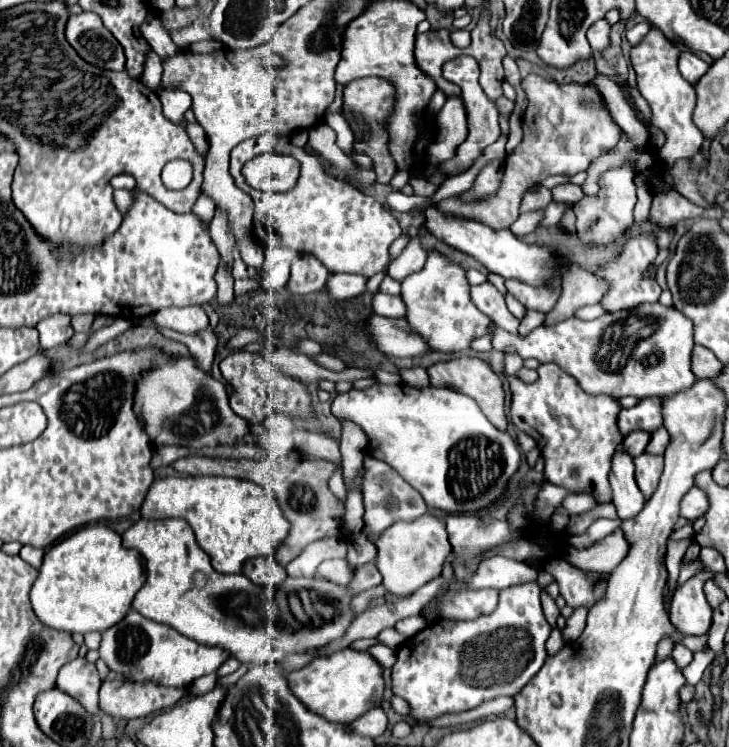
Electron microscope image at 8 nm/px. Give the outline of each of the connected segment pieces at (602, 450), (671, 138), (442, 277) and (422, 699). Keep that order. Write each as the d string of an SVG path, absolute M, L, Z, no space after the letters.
M543 363L537 369L539 379L535 383L523 383L517 377L507 377L513 401L511 401L511 421L515 427L531 435L545 457L545 479L563 485L569 491L595 489L599 499L607 503L611 499L609 471L611 455L621 443L623 435L617 429L619 403L609 395L589 395L577 381L565 373L555 363Z
M655 29L649 31L641 45L631 49L631 65L637 73L637 89L651 107L651 125L665 133L665 145L659 149L659 157L669 167L681 157L697 155L703 143L703 135L691 119L695 109L695 89L681 77L677 69L679 53L681 51Z
M435 249L427 253L425 267L419 273L409 275L401 283L401 299L407 307L405 319L409 327L423 337L423 341L429 345L429 351L441 349L463 351L469 349L469 343L473 339L489 333L491 319L473 305L463 267Z
M537 581L513 585L501 591L499 605L491 615L481 615L473 621L453 621L453 619L439 619L429 623L421 633L407 639L397 649L397 663L393 665L393 693L403 697L411 705L413 719L435 719L443 713L459 713L467 709L479 707L483 701L495 699L499 695L517 695L541 669L545 663L547 651L545 641L551 633L549 623L541 611L539 601L541 587Z

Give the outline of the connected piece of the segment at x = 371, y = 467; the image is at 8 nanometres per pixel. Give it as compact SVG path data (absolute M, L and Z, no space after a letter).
M365 455L363 471L365 471L365 479L363 479L365 515L363 515L363 521L365 521L365 525L369 527L371 533L381 535L393 523L413 521L427 511L427 505L425 505L423 497L397 471L393 471L393 467L389 467L387 463L383 463L379 459L373 459L371 455Z

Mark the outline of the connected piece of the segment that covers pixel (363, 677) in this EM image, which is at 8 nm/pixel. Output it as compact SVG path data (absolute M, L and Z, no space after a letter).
M341 649L333 655L317 657L309 665L299 671L287 675L289 687L301 703L335 723L351 723L357 717L365 715L369 709L379 707L383 701L385 679L381 665L369 655L369 651L355 651L355 649Z

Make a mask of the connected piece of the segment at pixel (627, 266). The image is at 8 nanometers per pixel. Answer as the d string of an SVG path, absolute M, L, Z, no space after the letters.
M631 235L629 241L625 243L625 249L621 251L621 255L613 261L607 263L607 267L599 273L599 277L611 281L611 291L605 295L603 299L603 305L607 311L619 311L619 309L631 309L639 303L655 303L661 295L661 287L657 285L655 277L647 279L643 277L643 271L651 265L651 261L657 257L657 243L655 243L655 237L653 235Z

